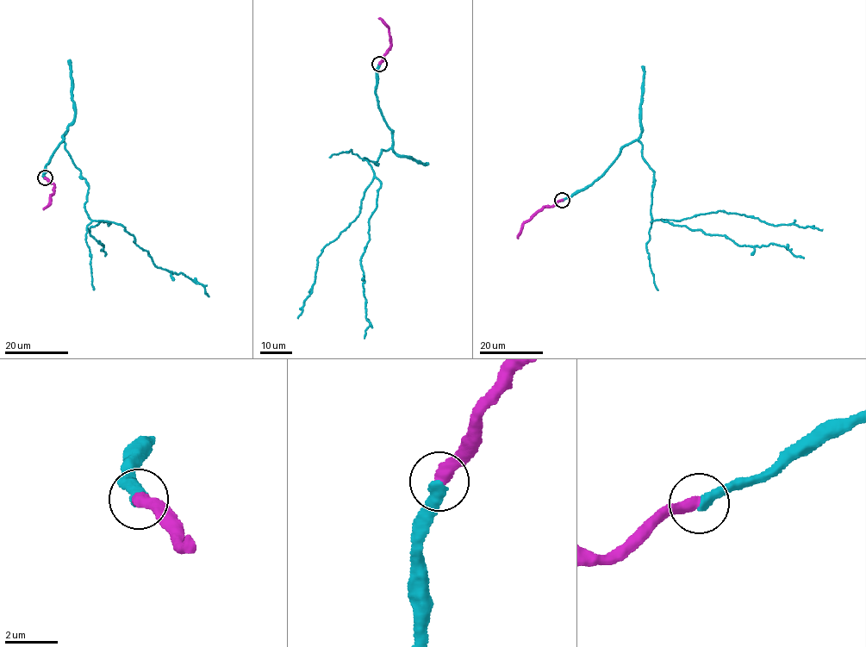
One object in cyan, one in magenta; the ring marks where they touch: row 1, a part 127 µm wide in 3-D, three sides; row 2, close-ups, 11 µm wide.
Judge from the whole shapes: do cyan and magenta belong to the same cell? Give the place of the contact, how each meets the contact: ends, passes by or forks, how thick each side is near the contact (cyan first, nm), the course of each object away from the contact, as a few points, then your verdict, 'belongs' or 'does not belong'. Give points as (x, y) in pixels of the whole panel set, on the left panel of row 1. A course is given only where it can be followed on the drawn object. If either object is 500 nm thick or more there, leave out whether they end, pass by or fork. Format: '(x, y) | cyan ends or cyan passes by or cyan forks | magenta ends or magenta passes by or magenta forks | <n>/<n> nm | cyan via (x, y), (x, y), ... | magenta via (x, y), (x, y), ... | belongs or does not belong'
(45, 177) | cyan ends | magenta ends | 400/480 nm | cyan via (45, 178), (65, 133), (65, 149), (88, 188), (88, 217), (125, 227), (156, 266), (183, 273), (208, 296) | magenta via (45, 178), (54, 187), (48, 206), (43, 209) | belongs

